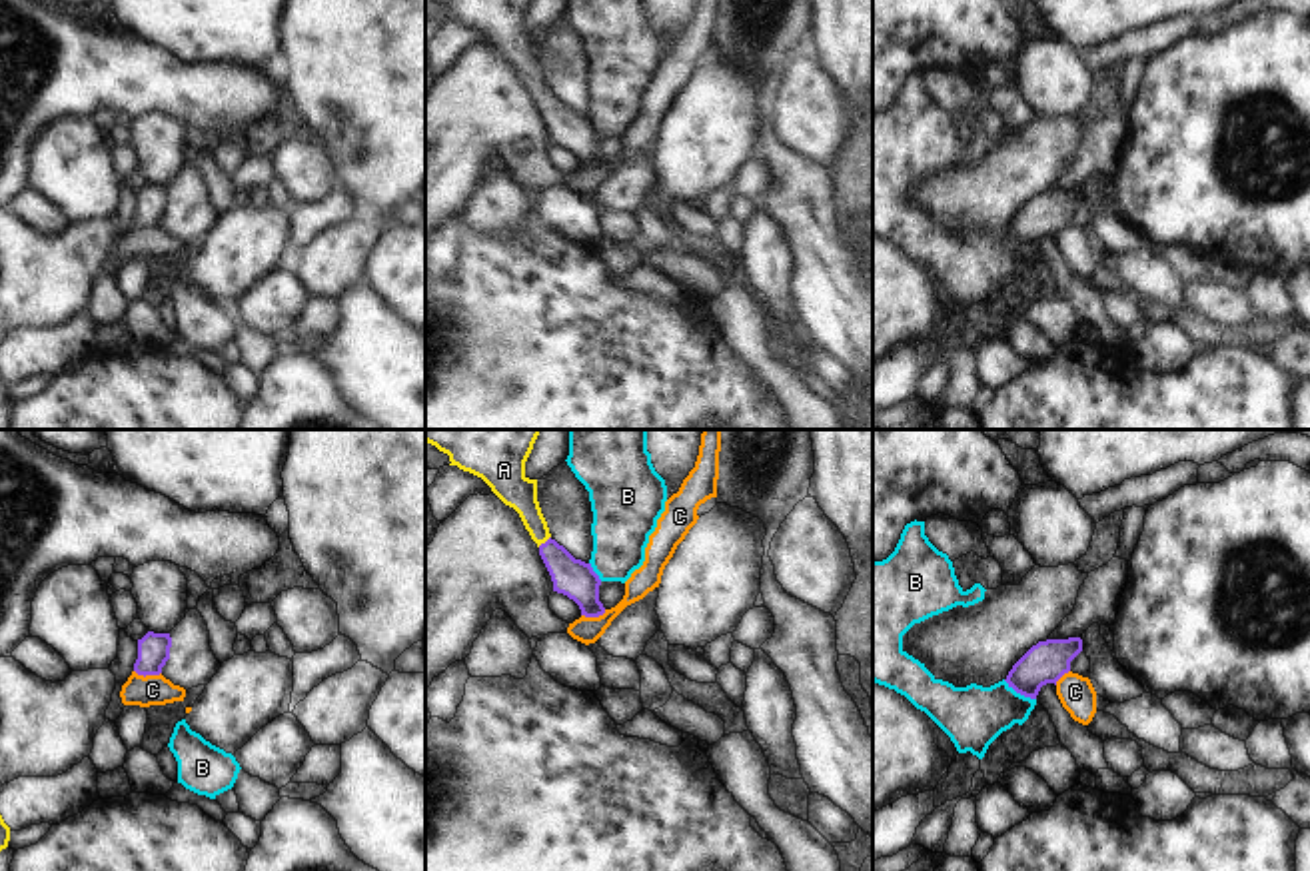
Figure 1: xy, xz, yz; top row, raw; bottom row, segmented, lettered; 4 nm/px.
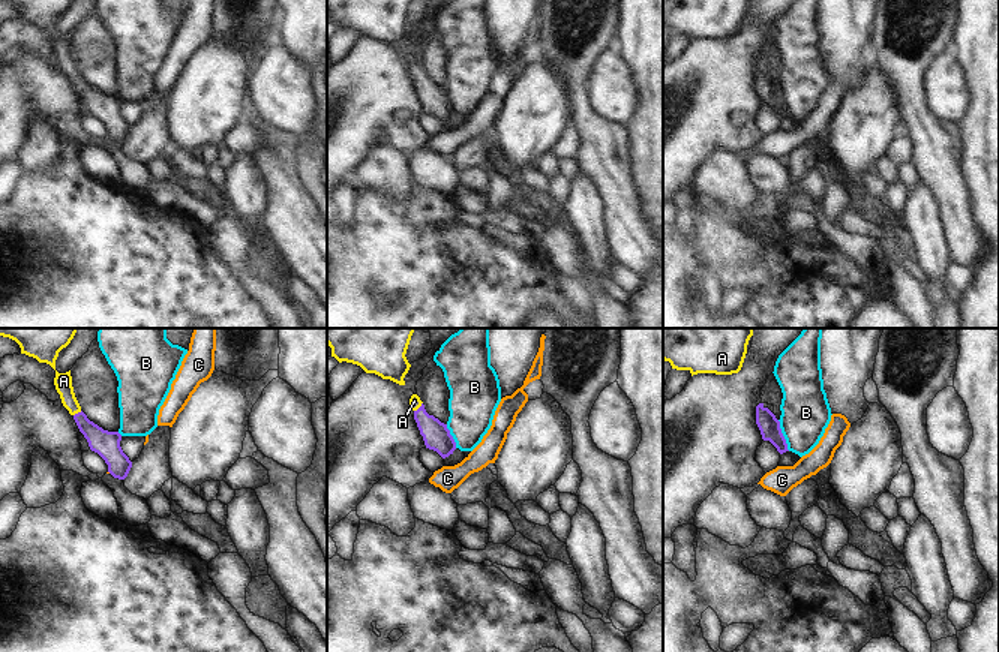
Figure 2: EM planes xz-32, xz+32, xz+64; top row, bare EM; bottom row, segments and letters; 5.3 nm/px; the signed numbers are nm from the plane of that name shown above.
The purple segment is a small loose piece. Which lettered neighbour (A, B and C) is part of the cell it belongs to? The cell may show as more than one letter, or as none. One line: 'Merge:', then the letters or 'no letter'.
Merge: A

